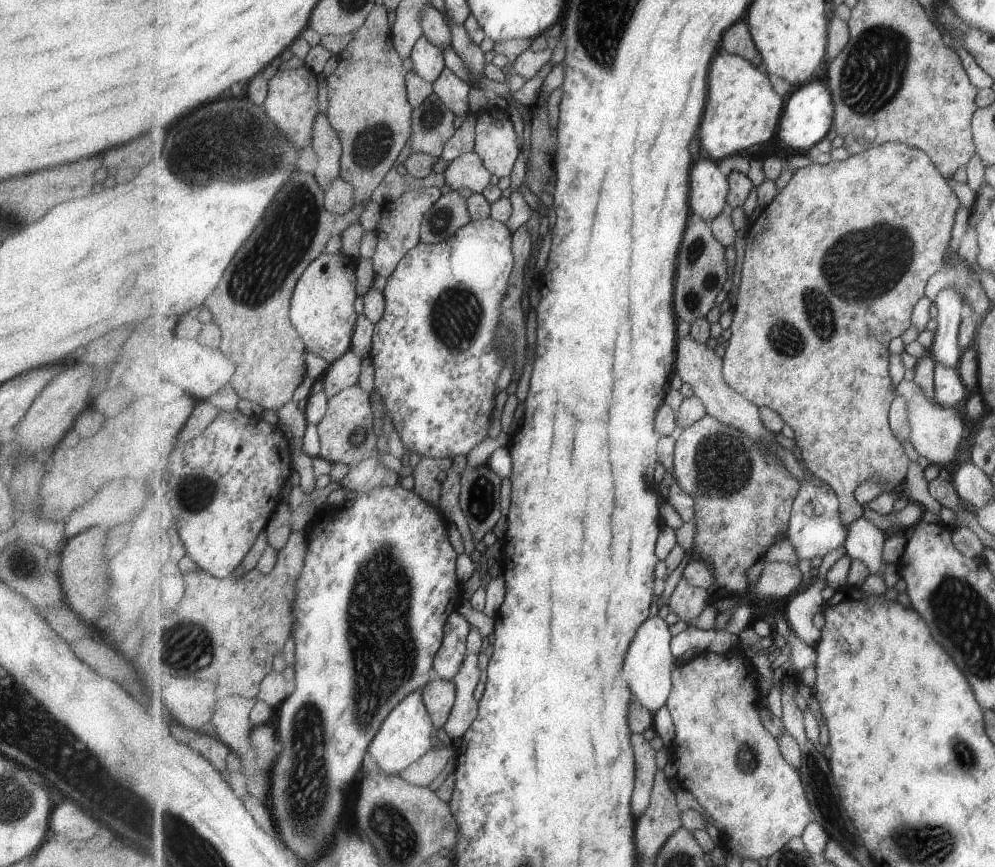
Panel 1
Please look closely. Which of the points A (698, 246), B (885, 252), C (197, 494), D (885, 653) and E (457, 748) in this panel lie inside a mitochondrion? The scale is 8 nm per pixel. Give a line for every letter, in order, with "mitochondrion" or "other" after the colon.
A: mitochondrion
B: mitochondrion
C: mitochondrion
D: other
E: other

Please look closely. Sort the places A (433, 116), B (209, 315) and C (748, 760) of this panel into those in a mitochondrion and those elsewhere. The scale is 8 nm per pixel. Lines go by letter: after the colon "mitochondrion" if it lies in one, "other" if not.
A: mitochondrion
B: other
C: mitochondrion

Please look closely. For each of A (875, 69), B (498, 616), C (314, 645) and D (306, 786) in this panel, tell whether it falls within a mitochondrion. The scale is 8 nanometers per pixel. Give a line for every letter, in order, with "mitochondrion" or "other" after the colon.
A: mitochondrion
B: other
C: other
D: mitochondrion

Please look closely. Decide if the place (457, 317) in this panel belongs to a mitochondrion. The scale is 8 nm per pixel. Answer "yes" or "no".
yes

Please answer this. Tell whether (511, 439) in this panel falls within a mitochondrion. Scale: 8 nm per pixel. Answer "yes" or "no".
no

